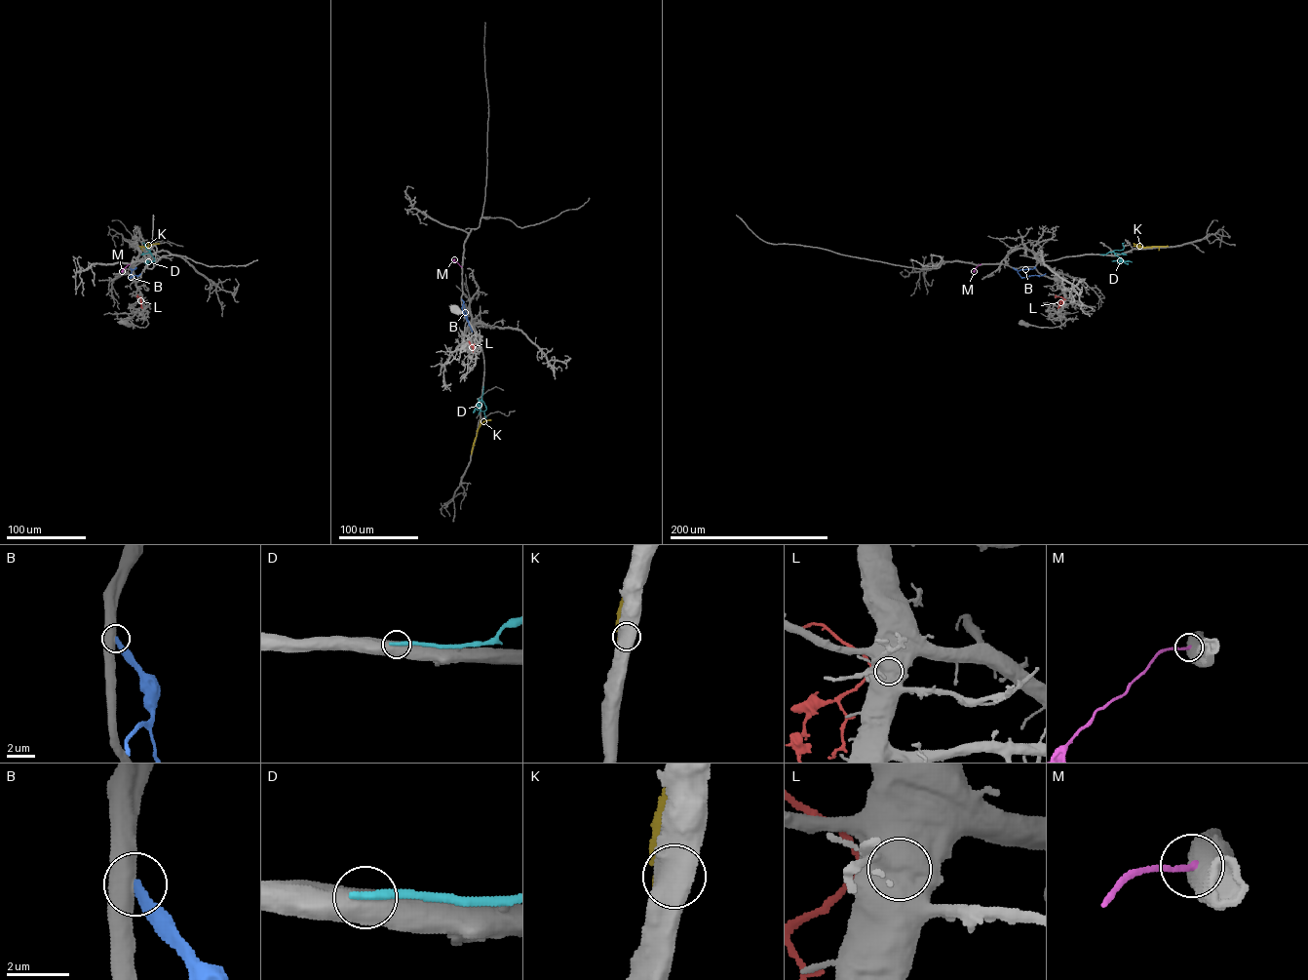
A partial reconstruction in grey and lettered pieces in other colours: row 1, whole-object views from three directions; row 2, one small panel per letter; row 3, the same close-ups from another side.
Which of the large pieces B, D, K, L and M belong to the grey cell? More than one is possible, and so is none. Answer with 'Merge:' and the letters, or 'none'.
Merge: none

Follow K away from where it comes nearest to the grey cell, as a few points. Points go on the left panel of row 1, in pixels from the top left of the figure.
K: (139, 246), (159, 244)

